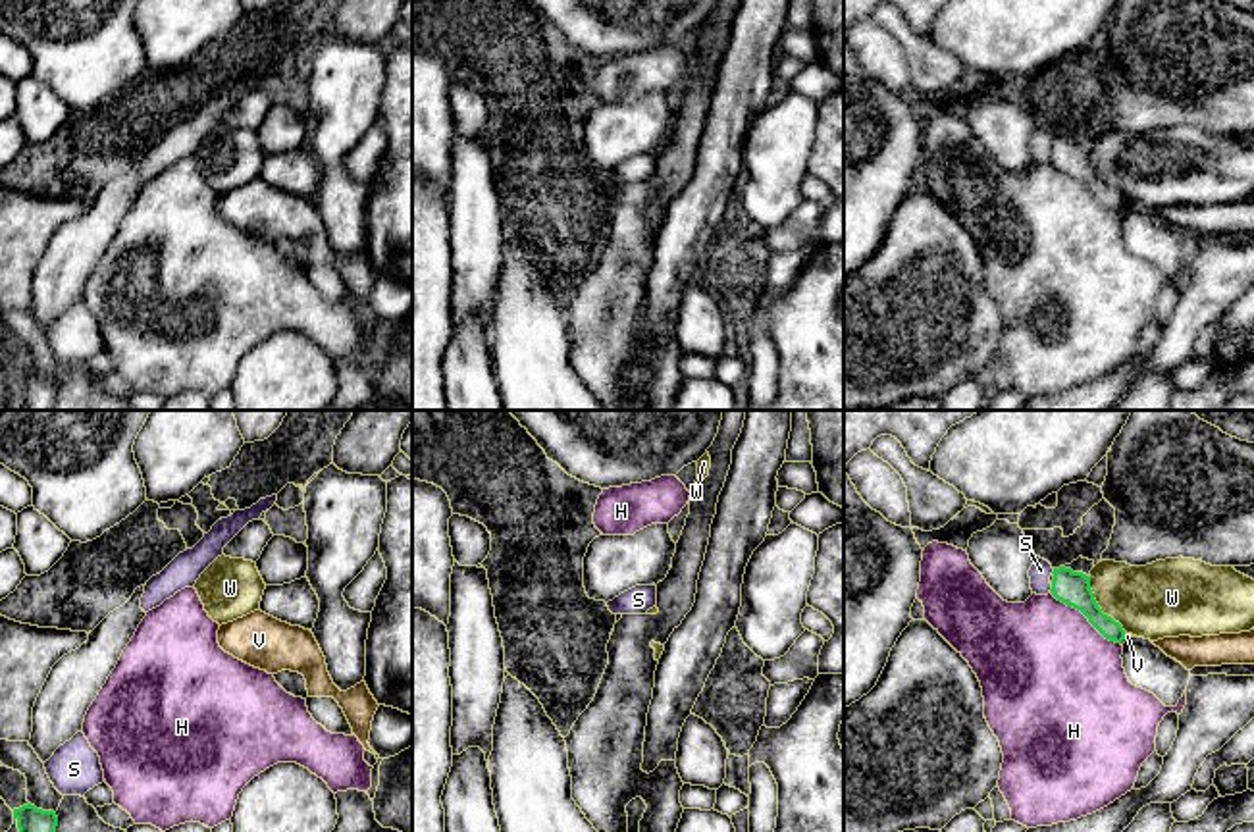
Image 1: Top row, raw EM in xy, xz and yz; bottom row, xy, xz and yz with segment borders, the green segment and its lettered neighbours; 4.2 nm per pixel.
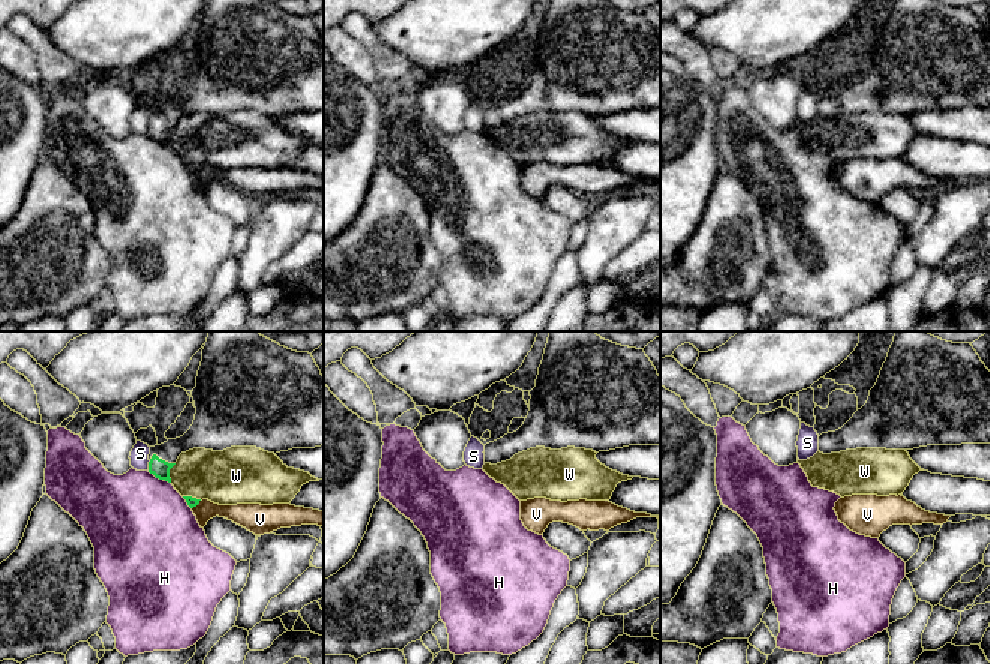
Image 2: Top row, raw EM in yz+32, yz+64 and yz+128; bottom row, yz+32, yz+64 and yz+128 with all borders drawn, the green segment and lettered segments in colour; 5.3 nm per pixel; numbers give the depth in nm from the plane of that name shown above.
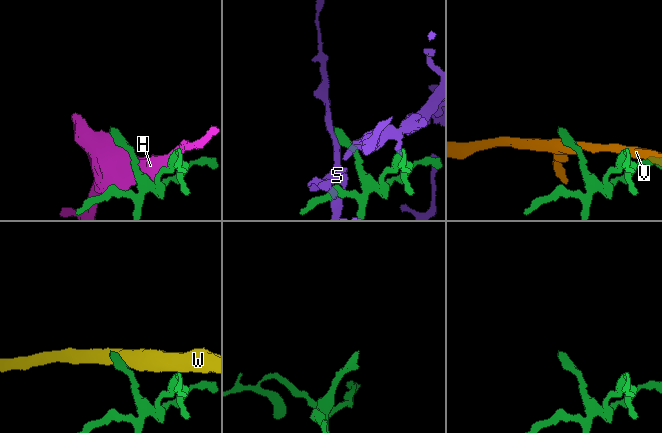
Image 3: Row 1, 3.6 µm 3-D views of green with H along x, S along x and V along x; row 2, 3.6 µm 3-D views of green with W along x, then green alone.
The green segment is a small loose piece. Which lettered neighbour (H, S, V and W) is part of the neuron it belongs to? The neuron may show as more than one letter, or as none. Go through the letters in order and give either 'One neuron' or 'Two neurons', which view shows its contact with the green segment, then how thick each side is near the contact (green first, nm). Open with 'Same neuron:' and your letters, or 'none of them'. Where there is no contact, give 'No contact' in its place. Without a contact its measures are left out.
Same neuron: none of them
H: Two neurons. Touches green in yz. Thickness 140 nm (green) against 480 nm
S: Two neurons. Touches green in yz. Thickness 140 nm (green) against 90 nm
V: Two neurons. Touches green in yz. Thickness 110 nm (green) against 30 nm
W: Two neurons. Touches green in yz. Thickness 140 nm (green) against 320 nm

